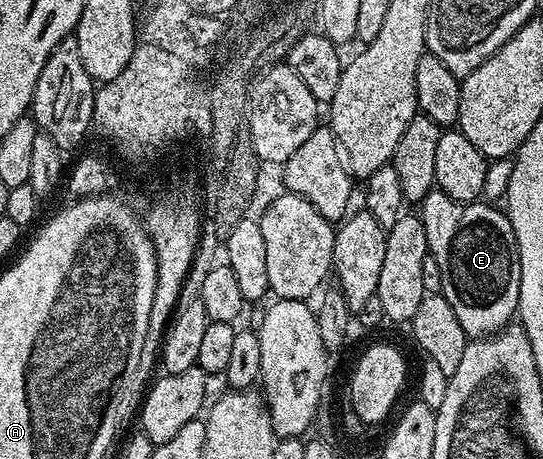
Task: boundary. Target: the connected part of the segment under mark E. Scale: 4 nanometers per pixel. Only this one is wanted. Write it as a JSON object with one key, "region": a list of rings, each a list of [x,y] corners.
{"region":[[[434,189],[419,204],[428,254],[438,261],[442,294],[450,301],[469,340],[503,331],[513,322],[520,305],[520,254],[507,214],[485,201],[459,203]]]}

